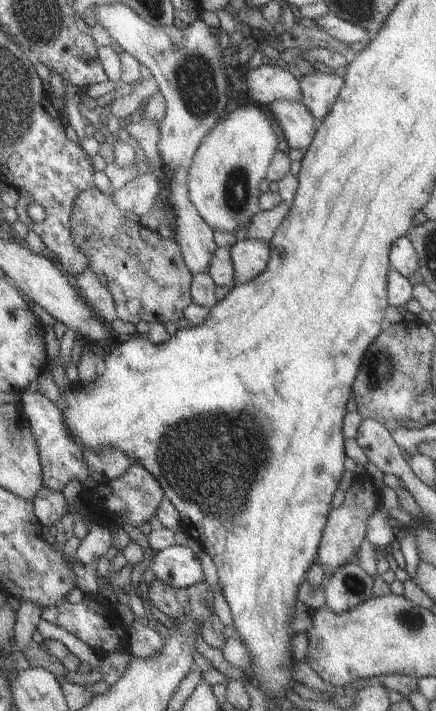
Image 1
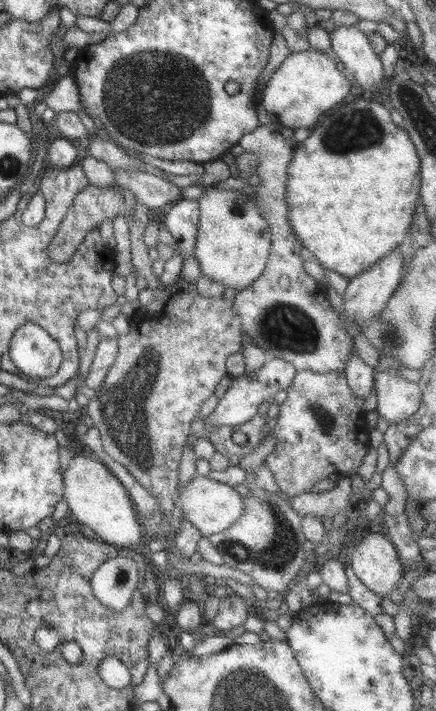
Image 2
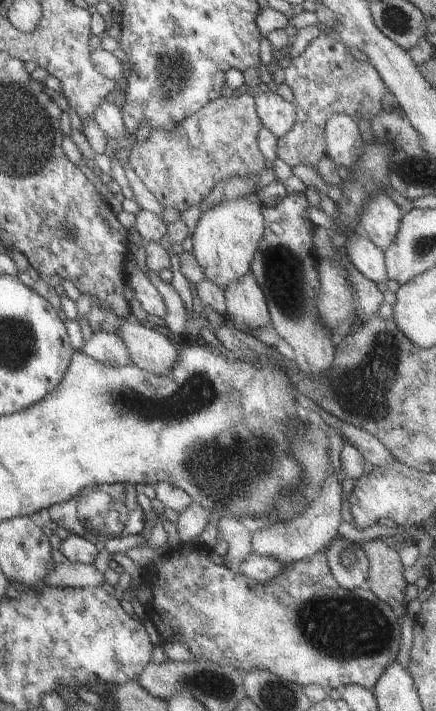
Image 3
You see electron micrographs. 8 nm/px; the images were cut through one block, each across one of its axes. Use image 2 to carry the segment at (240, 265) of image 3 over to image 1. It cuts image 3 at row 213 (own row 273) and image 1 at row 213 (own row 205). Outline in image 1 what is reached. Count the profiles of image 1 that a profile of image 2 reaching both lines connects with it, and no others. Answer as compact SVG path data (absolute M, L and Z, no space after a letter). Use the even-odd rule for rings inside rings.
M241 104L241 106L229 106L228 113L205 134L201 144L195 150L191 164L187 168L185 186L187 186L187 198L193 204L197 214L211 230L219 232L231 232L235 234L243 226L251 222L251 218L259 212L257 204L259 195L259 182L263 179L266 168L273 153L277 151L277 134L275 134L275 122L266 108L258 104Z

